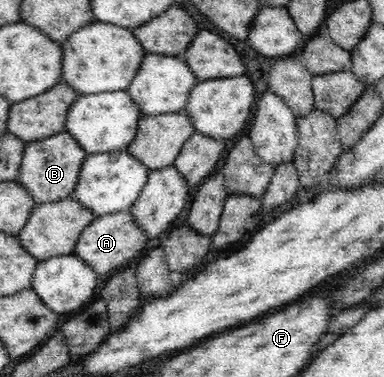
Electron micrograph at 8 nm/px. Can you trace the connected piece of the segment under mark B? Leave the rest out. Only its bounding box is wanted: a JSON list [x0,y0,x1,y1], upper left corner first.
[16,131,87,205]

